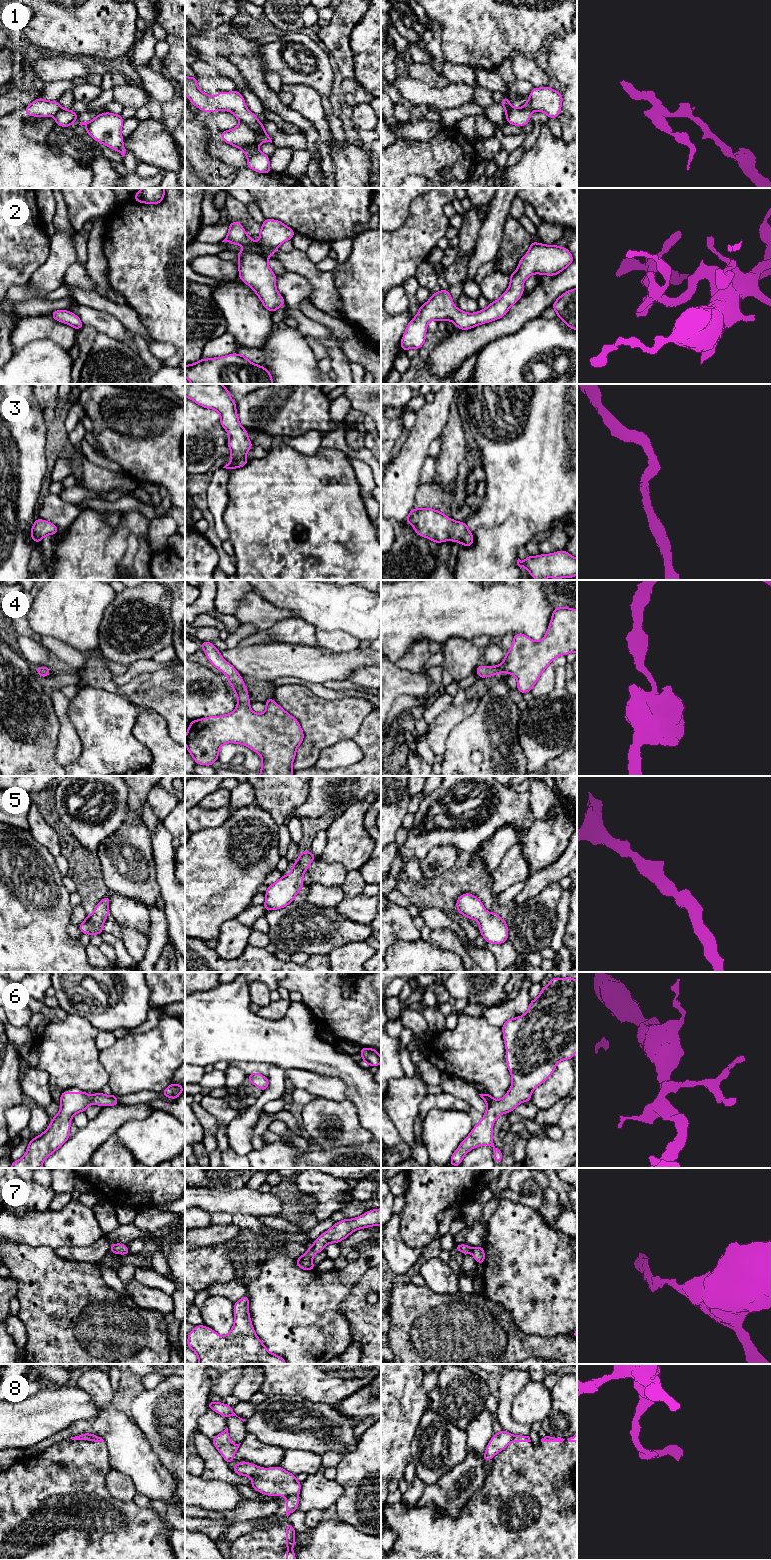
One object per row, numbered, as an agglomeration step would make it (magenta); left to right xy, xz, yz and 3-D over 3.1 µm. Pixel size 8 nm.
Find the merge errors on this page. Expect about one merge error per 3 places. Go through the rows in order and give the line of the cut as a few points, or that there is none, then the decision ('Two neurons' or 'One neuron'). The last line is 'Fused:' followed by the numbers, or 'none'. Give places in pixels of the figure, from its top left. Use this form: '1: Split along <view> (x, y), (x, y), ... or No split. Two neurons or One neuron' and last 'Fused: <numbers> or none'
1: No split. One neuron
2: No split. One neuron
3: No split. One neuron
4: No split. One neuron
5: No split. One neuron
6: No split. One neuron
7: No split. One neuron
8: Split along xz (298, 1493), (285, 1496). Two neurons
Fused: 8

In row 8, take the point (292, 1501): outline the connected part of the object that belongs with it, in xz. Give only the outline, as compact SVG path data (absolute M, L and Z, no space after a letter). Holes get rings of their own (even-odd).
M299 1494L286 1496L286 1516L297 1510L299 1504Z

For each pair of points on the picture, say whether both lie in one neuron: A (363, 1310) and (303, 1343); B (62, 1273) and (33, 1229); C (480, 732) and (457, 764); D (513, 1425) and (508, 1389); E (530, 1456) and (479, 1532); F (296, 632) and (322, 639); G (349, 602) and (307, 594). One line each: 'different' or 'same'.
A: different
B: different
C: same
D: same
E: same
F: different
G: same

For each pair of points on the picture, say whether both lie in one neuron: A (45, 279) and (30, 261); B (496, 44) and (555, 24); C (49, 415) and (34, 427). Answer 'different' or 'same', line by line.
A: different
B: same
C: different

